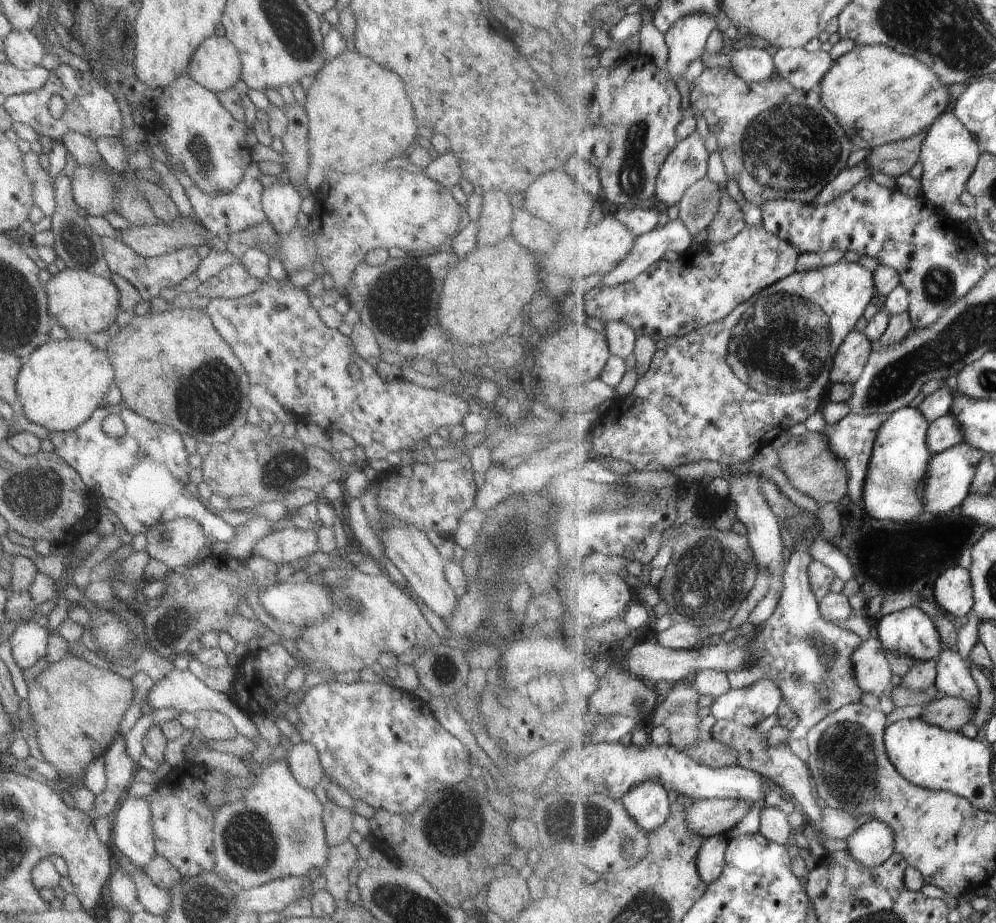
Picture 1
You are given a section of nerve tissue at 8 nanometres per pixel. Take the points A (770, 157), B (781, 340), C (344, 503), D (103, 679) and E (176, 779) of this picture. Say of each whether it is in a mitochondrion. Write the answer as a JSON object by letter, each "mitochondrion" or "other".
{"A":"mitochondrion","B":"mitochondrion","C":"other","D":"other","E":"other"}

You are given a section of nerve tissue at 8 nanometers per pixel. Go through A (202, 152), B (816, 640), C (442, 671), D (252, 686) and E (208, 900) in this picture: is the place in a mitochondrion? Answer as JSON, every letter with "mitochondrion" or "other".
{"A":"mitochondrion","B":"mitochondrion","C":"mitochondrion","D":"other","E":"mitochondrion"}

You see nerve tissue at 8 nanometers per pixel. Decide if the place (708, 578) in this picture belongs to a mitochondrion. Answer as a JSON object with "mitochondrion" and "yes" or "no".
{"mitochondrion":"yes"}

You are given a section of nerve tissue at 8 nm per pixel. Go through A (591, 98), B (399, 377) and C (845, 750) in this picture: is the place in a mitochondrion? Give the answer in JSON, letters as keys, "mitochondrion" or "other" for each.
{"A":"other","B":"other","C":"mitochondrion"}

